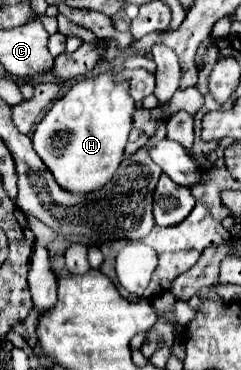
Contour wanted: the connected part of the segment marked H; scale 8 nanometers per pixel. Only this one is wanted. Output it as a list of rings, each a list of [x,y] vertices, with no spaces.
[[[112,73],[74,81],[68,93],[56,99],[52,109],[34,127],[34,149],[60,187],[78,195],[88,195],[114,177],[132,129],[132,111],[134,101],[128,93],[128,85],[116,85]]]

